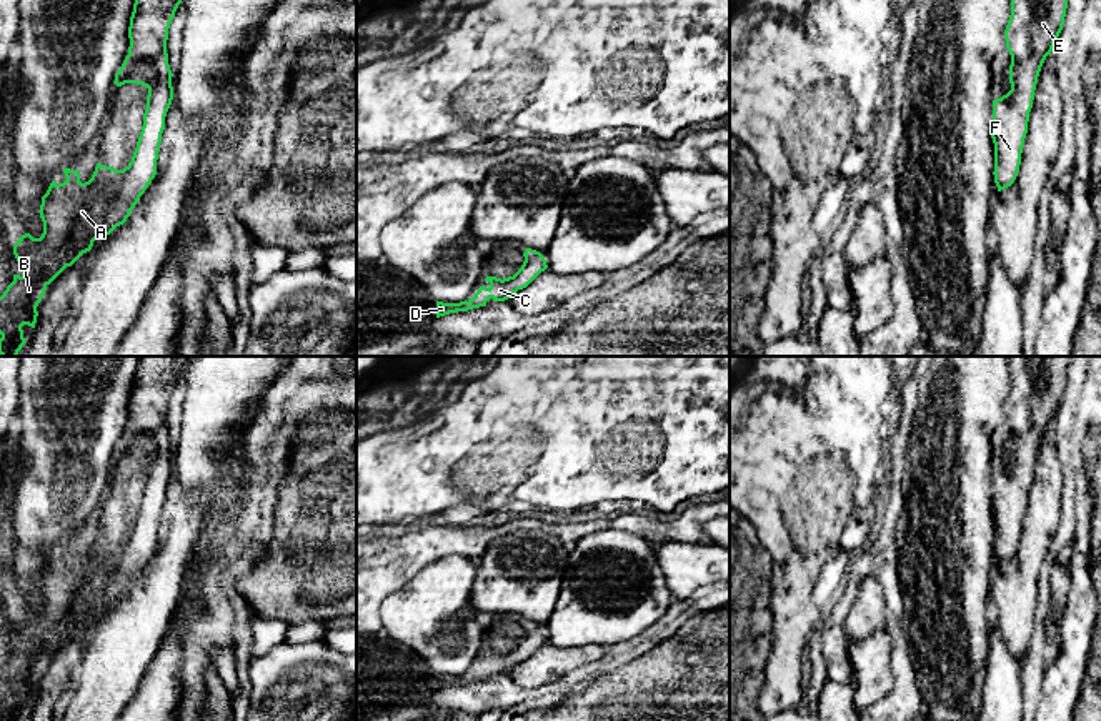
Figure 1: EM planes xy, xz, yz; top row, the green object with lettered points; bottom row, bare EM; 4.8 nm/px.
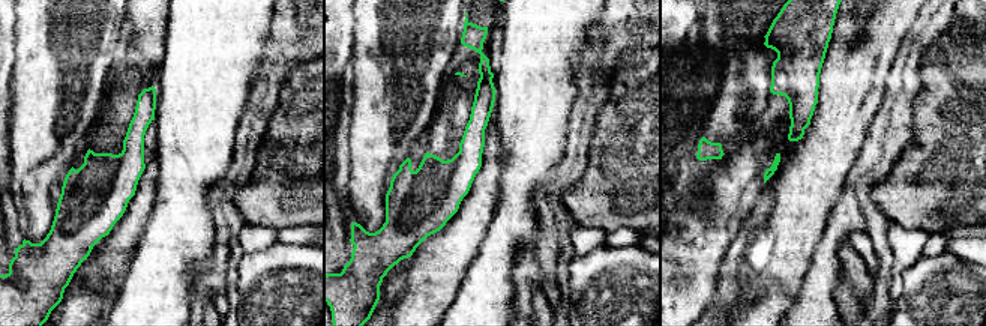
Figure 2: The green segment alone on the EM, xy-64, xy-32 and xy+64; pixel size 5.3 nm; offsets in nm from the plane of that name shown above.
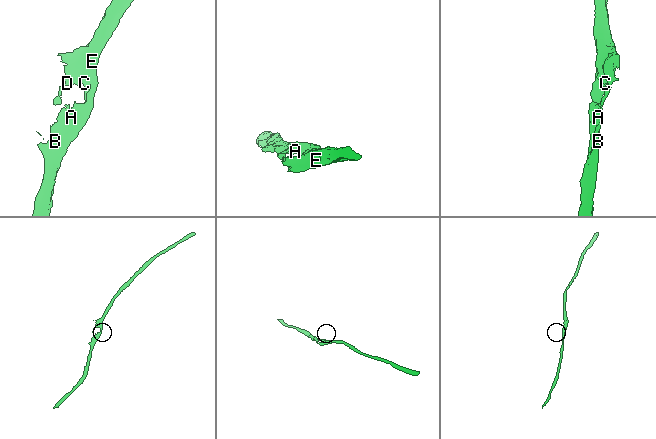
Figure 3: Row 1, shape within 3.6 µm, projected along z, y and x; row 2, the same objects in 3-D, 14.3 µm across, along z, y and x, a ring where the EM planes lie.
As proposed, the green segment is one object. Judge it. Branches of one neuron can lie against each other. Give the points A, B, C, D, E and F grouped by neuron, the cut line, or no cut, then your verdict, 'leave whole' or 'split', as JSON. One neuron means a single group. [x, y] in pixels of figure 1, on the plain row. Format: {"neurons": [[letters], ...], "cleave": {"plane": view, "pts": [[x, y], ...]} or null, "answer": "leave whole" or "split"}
{"neurons": [["A", "B", "C", "D", "E", "F"]], "cleave": null, "answer": "leave whole"}

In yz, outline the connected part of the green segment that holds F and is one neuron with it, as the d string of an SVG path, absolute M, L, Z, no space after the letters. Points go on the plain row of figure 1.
M1009 356L1011 390L1004 403L1004 413L1011 428L1011 463L1001 471L993 473L991 498L994 516L993 548L998 564L1011 559L1018 549L1038 450L1063 403L1069 363L1071 356Z

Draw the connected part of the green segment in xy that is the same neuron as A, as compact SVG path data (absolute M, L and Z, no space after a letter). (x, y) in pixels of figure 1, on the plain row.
M140 356L128 400L128 428L113 455L117 460L137 456L148 461L132 535L123 543L97 536L85 556L78 543L63 541L67 553L50 556L40 578L42 609L25 606L13 618L23 648L13 648L0 669L0 721L25 718L22 699L35 701L47 659L90 624L95 613L123 598L155 551L165 490L173 473L168 401L188 358Z

